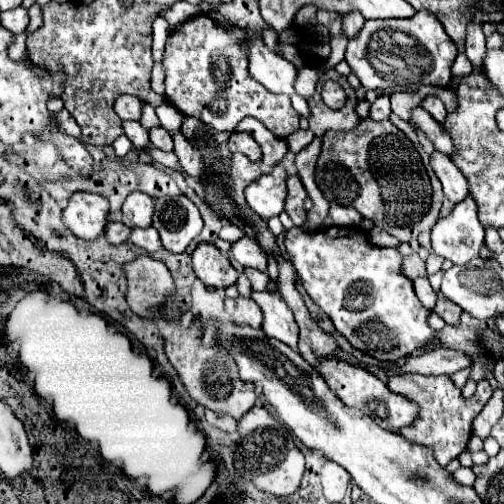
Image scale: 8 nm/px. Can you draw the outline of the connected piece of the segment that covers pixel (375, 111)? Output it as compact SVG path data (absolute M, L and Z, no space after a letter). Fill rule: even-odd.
M383 95L379 97L373 105L371 105L371 111L369 111L369 117L375 119L375 121L383 121L391 115L391 109L389 109L389 97Z

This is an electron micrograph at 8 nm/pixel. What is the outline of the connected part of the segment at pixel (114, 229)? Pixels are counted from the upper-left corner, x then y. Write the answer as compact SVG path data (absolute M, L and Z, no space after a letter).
M109 223L107 229L105 229L105 239L109 243L113 243L113 245L119 245L119 243L127 241L127 237L129 237L131 231L133 229L127 227L127 225L123 225L123 223Z

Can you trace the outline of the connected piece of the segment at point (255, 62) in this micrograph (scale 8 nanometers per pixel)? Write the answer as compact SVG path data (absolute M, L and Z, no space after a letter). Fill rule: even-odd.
M249 35L247 45L249 45L249 55L247 55L249 75L255 81L263 83L273 93L293 95L295 93L293 81L297 69L289 61L279 57L275 51L267 49L261 35Z

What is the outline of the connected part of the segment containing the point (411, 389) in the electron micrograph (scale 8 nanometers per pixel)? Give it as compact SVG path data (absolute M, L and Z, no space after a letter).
M405 373L405 375L393 375L387 381L389 389L393 393L403 395L405 399L413 401L419 411L417 417L411 425L401 429L401 435L411 441L411 443L421 443L425 447L431 447L435 451L435 459L439 465L447 465L451 459L459 457L461 451L467 447L467 441L471 437L471 421L479 415L479 411L485 407L485 403L491 399L493 389L489 381L481 379L477 381L477 391L473 397L465 399L461 395L461 389L455 387L451 377L447 375L415 375L415 373Z

